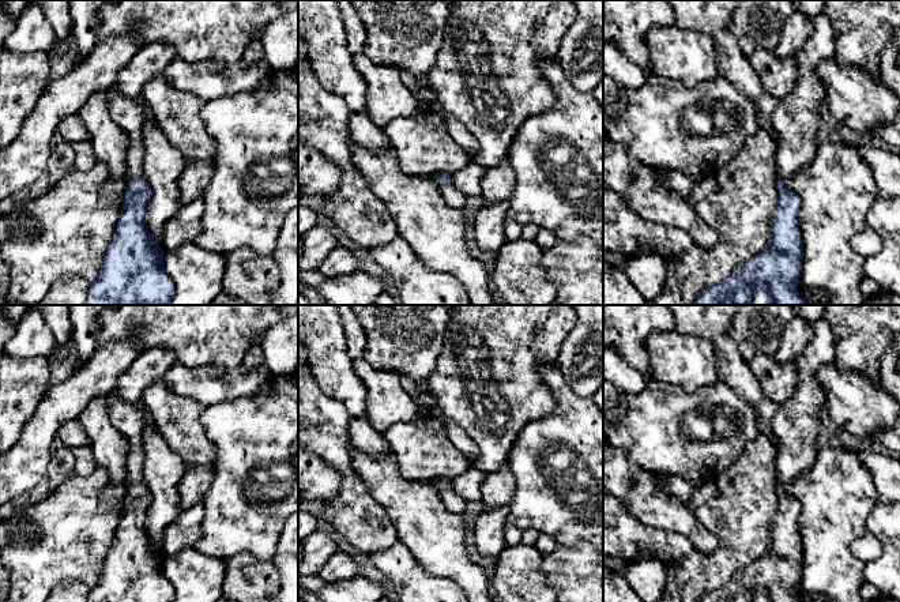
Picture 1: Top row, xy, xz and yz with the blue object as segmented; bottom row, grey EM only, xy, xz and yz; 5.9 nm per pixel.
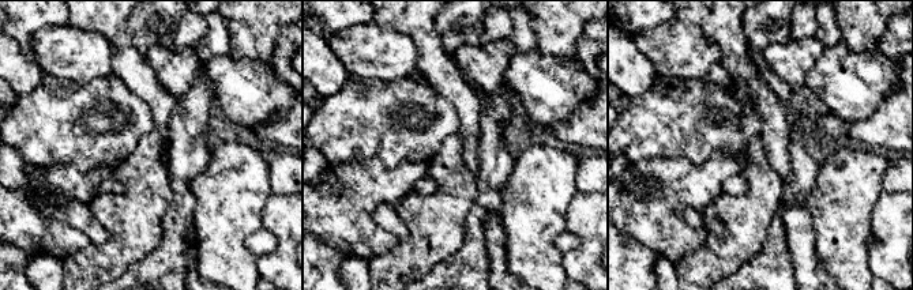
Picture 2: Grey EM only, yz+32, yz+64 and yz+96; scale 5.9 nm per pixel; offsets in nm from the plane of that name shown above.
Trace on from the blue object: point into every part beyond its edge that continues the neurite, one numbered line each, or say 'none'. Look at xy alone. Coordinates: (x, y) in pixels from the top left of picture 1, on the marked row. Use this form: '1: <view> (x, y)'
1: xy (124, 111)

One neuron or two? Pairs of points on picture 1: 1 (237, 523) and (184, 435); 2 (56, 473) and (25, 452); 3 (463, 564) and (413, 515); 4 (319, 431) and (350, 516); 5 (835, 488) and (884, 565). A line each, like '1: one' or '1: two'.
1: two
2: two
3: one
4: one
5: two

